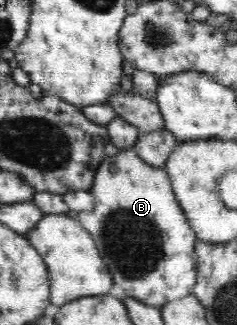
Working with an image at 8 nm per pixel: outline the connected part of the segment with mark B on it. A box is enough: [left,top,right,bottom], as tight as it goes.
[74,149,197,308]

